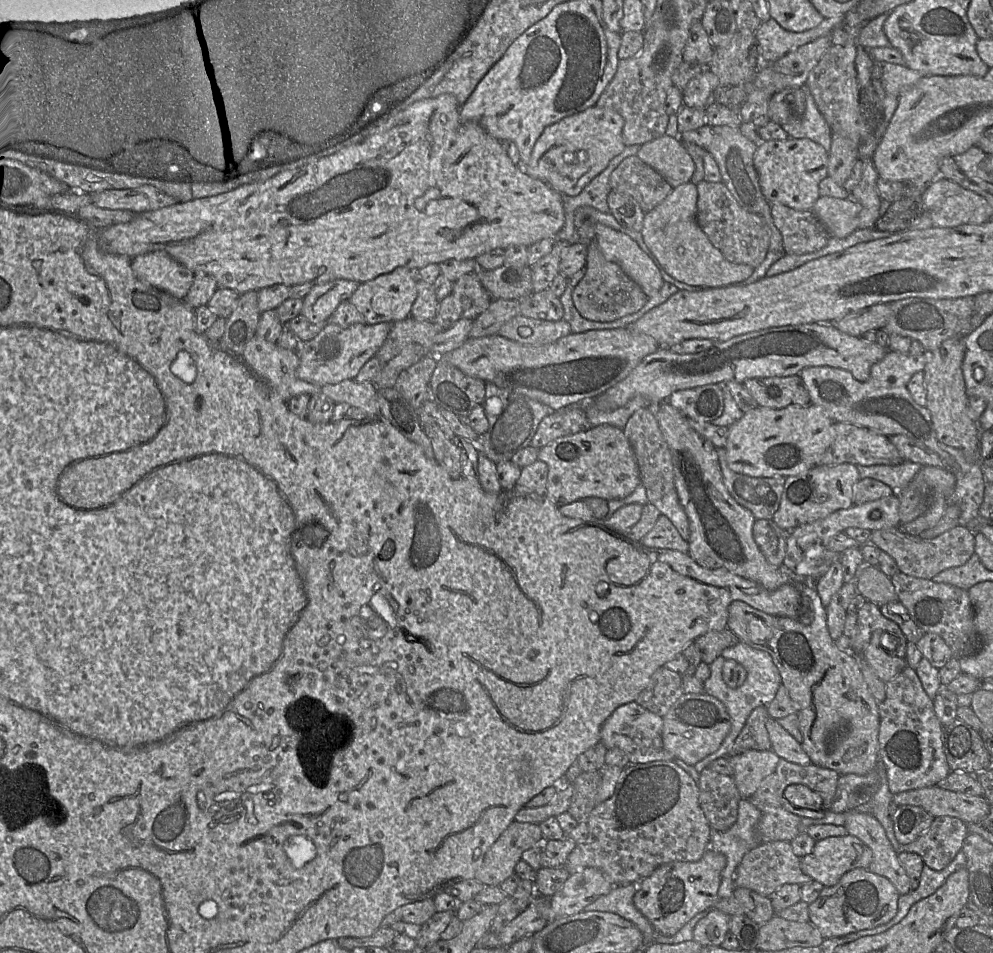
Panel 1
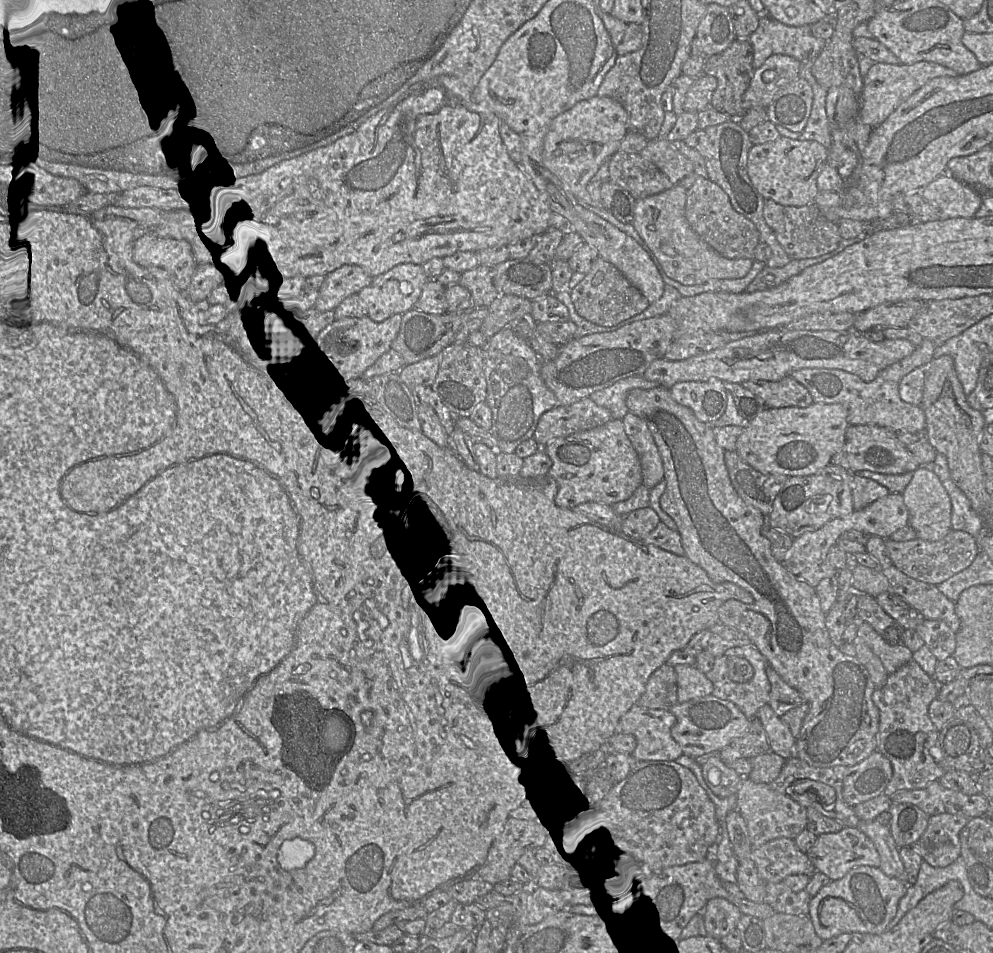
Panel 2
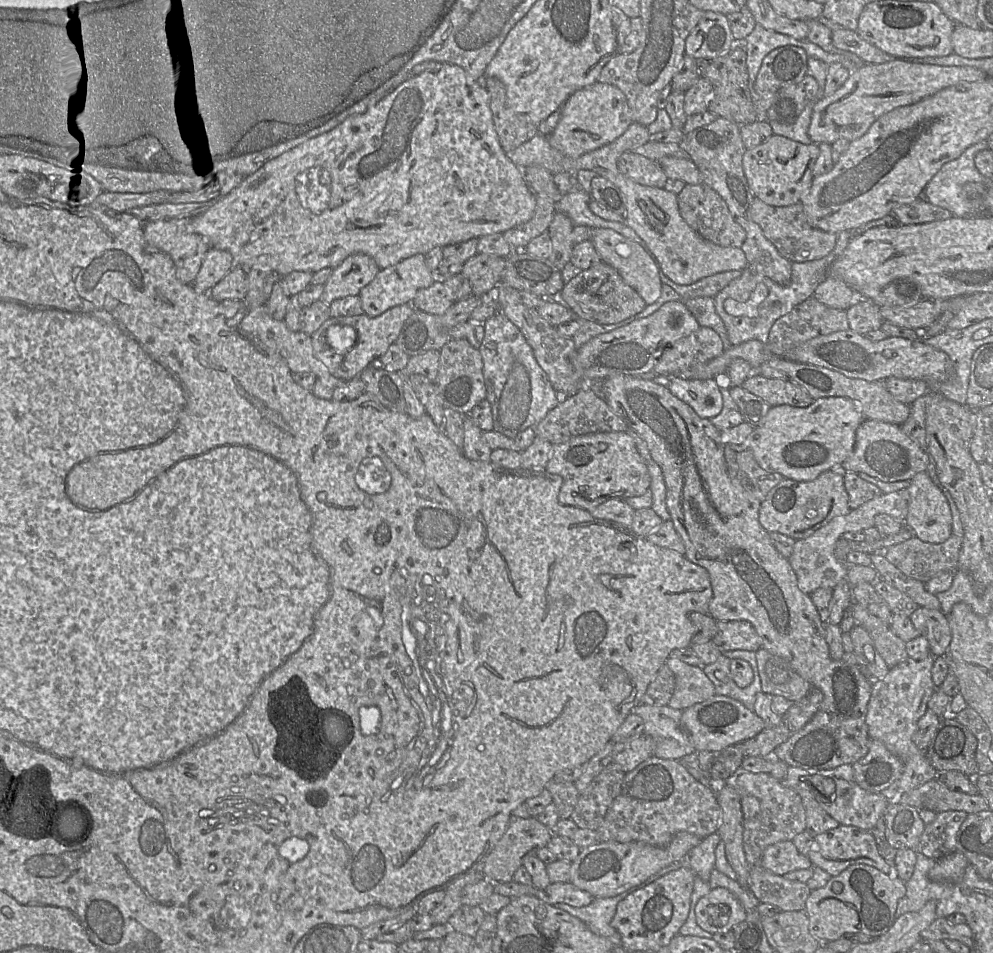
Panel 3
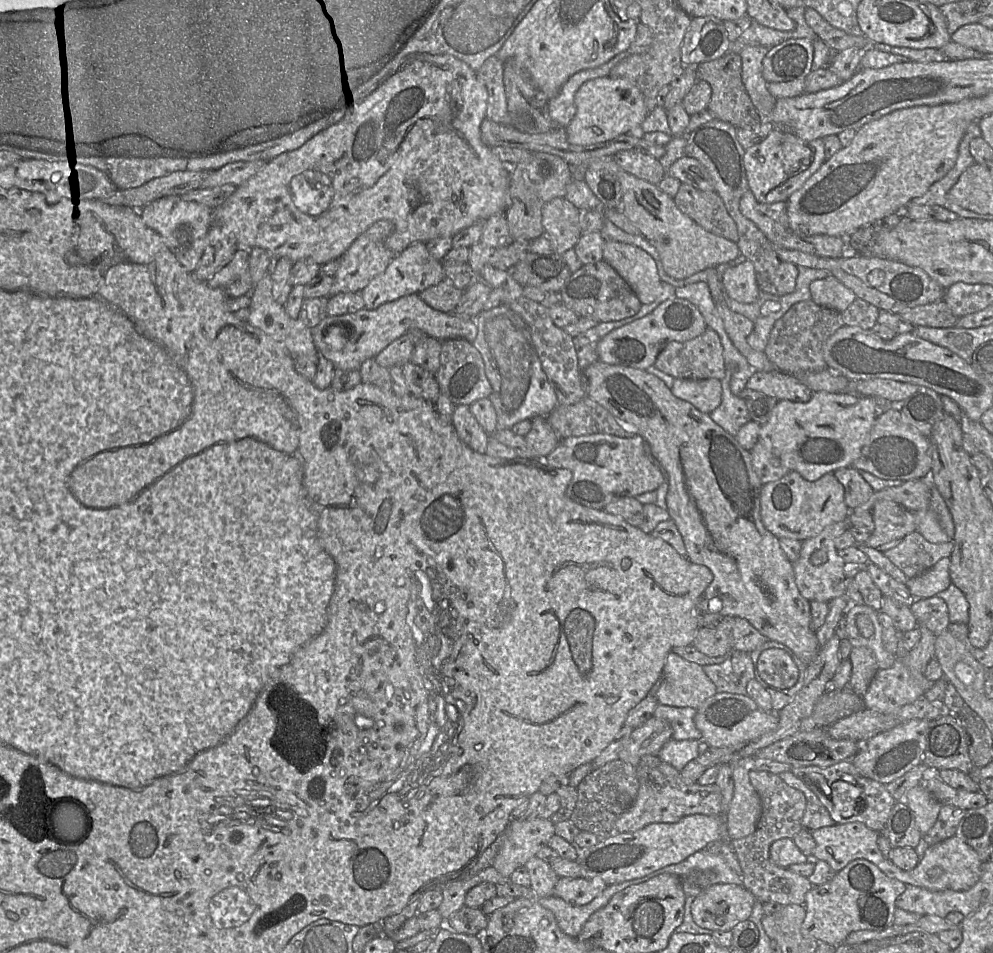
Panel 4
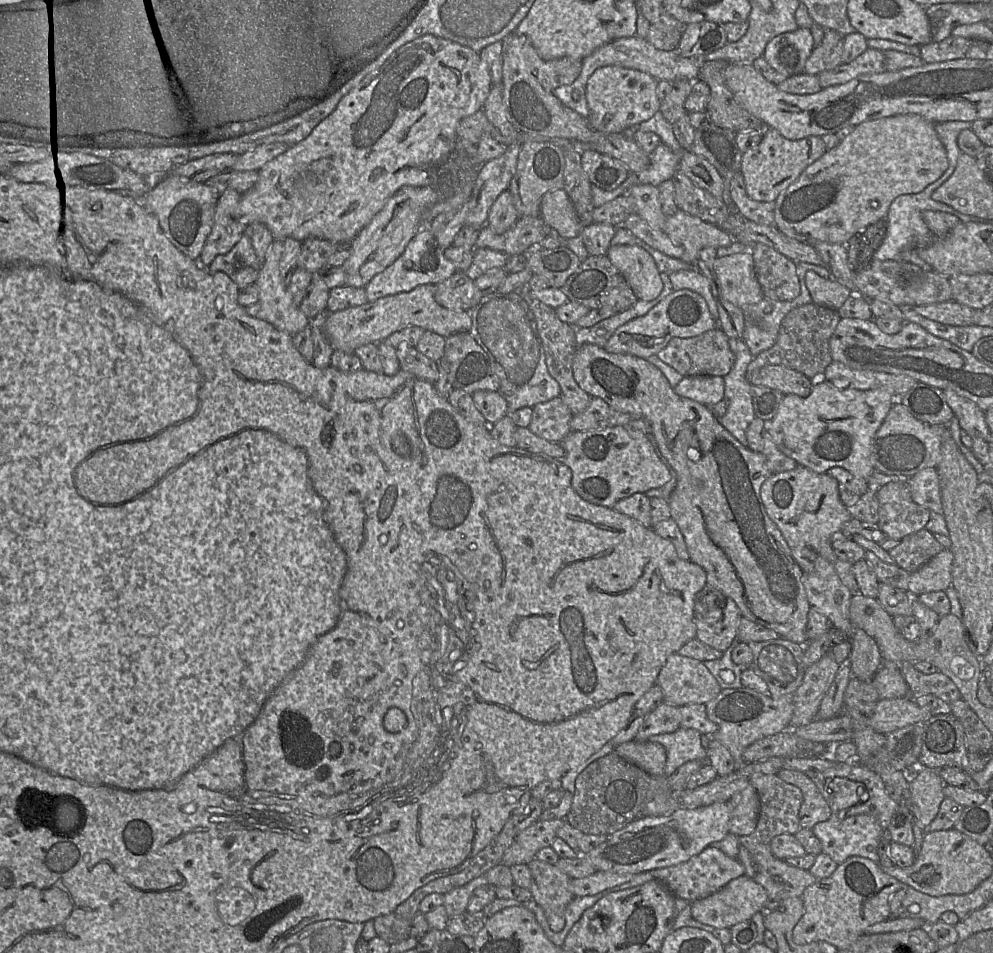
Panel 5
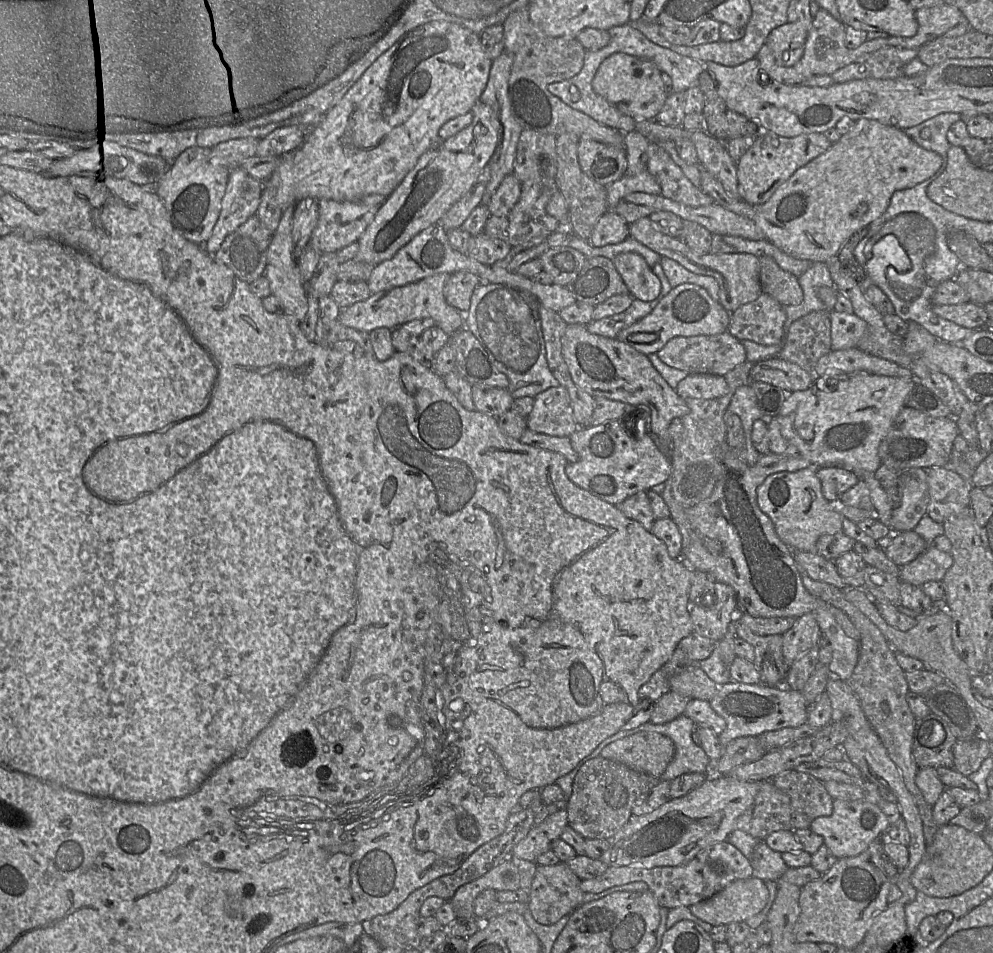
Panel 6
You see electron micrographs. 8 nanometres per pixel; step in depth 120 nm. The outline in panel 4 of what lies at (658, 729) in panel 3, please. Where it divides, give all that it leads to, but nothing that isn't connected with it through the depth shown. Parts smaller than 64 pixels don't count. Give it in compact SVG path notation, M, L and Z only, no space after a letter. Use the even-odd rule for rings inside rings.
M658 703L653 716L666 720L671 725L673 739L700 741L702 734L694 722L696 713L695 708L673 707Z

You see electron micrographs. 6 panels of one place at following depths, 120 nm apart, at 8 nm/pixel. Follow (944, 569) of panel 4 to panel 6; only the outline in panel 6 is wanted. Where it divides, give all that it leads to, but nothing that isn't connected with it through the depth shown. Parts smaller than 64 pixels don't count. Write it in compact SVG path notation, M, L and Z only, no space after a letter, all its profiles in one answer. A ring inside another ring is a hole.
M929 545L917 558L900 567L899 578L902 582L921 587L929 581L942 581L952 564L951 552Z

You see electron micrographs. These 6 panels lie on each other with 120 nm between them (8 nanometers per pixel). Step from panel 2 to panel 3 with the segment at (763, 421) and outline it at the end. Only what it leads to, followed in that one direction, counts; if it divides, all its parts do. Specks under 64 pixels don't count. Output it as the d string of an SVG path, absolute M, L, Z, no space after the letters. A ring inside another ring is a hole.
M844 397L817 398L807 407L771 406L749 435L748 449L763 469L796 481L812 481L827 470L841 470L863 420L859 405Z

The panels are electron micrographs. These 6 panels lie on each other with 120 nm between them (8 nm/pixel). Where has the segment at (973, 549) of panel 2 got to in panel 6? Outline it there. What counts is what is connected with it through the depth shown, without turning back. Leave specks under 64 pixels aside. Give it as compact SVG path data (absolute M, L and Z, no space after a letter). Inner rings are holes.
M912 531L892 533L892 542L884 550L886 556L902 567L917 558L929 544Z

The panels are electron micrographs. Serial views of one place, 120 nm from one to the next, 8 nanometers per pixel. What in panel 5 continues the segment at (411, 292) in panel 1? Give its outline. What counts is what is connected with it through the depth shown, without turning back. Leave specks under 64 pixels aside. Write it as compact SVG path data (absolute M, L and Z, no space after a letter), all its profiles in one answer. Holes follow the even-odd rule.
M422 227L406 246L404 252L385 270L376 274L365 287L368 302L379 298L408 292L419 285L438 284L457 272L455 265L444 255L433 233Z

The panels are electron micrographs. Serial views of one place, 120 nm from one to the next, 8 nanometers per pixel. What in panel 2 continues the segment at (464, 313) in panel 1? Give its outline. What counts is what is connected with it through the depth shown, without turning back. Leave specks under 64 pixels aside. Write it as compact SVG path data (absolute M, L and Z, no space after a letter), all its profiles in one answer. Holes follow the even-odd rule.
M478 265L460 274L459 284L471 293L471 309L488 308L499 296L494 286L493 267Z

